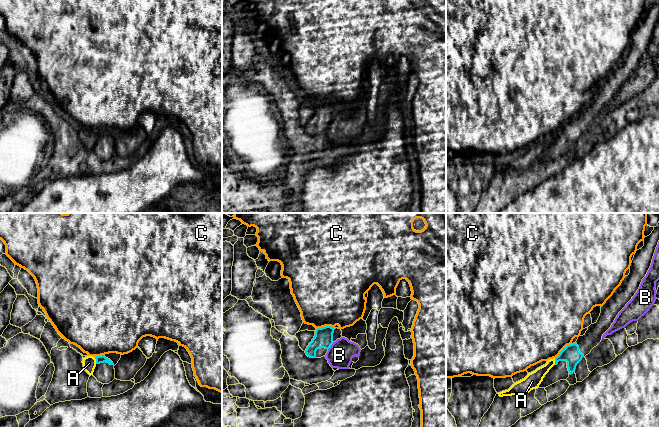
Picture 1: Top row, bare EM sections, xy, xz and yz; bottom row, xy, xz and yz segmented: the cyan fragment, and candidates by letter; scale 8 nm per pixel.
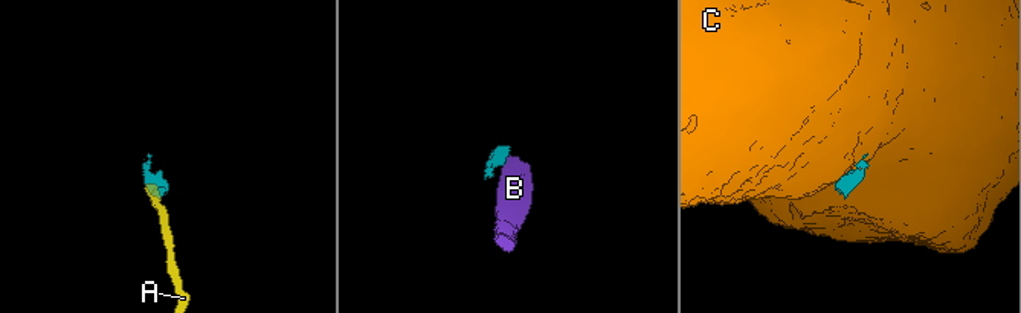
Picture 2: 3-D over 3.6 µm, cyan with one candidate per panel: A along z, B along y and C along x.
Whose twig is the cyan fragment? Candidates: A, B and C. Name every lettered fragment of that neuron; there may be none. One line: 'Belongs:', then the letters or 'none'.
Belongs: none

